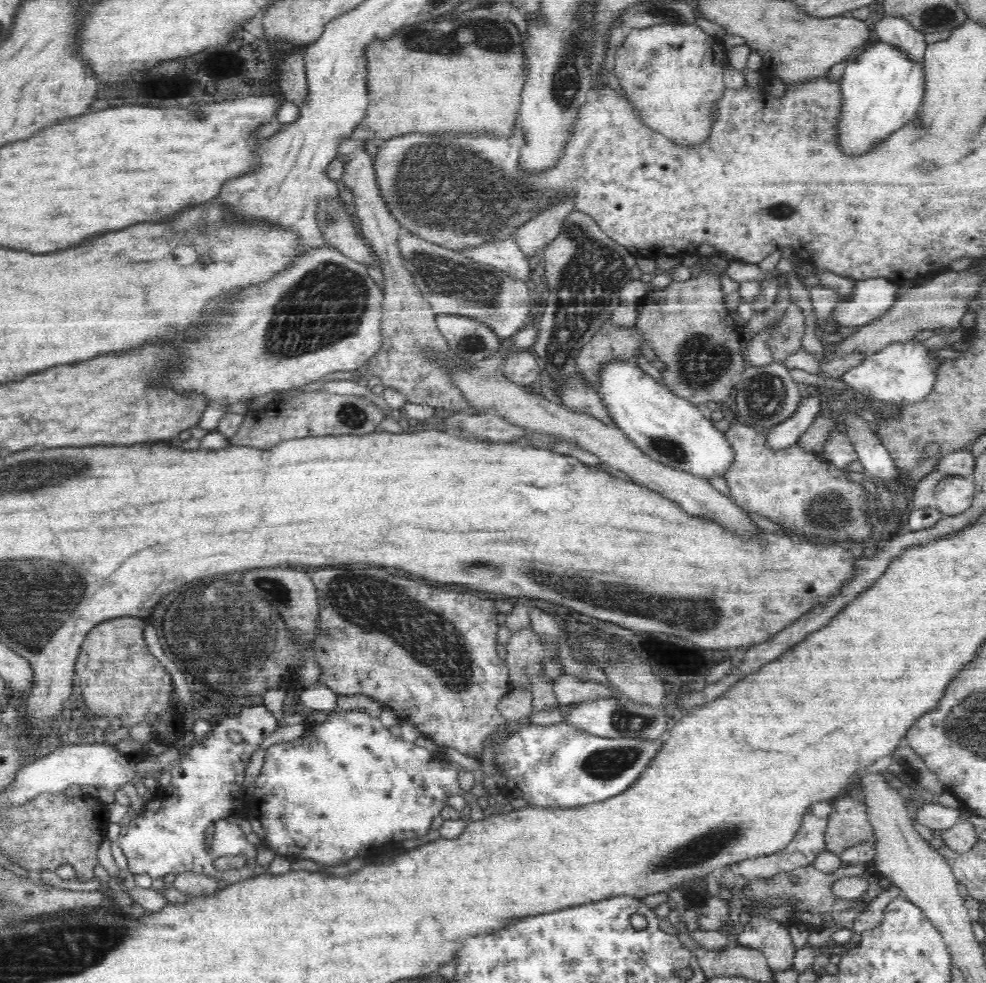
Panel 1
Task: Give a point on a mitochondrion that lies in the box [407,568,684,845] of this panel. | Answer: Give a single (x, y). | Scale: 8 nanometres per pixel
(608, 764)

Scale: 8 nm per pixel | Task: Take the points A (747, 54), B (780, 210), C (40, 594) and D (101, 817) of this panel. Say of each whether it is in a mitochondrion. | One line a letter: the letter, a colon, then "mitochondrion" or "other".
A: other
B: mitochondrion
C: mitochondrion
D: other

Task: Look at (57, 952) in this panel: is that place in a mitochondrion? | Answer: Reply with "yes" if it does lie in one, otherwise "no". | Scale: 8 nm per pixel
yes

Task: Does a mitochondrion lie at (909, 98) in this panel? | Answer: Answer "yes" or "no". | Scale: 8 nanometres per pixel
no

